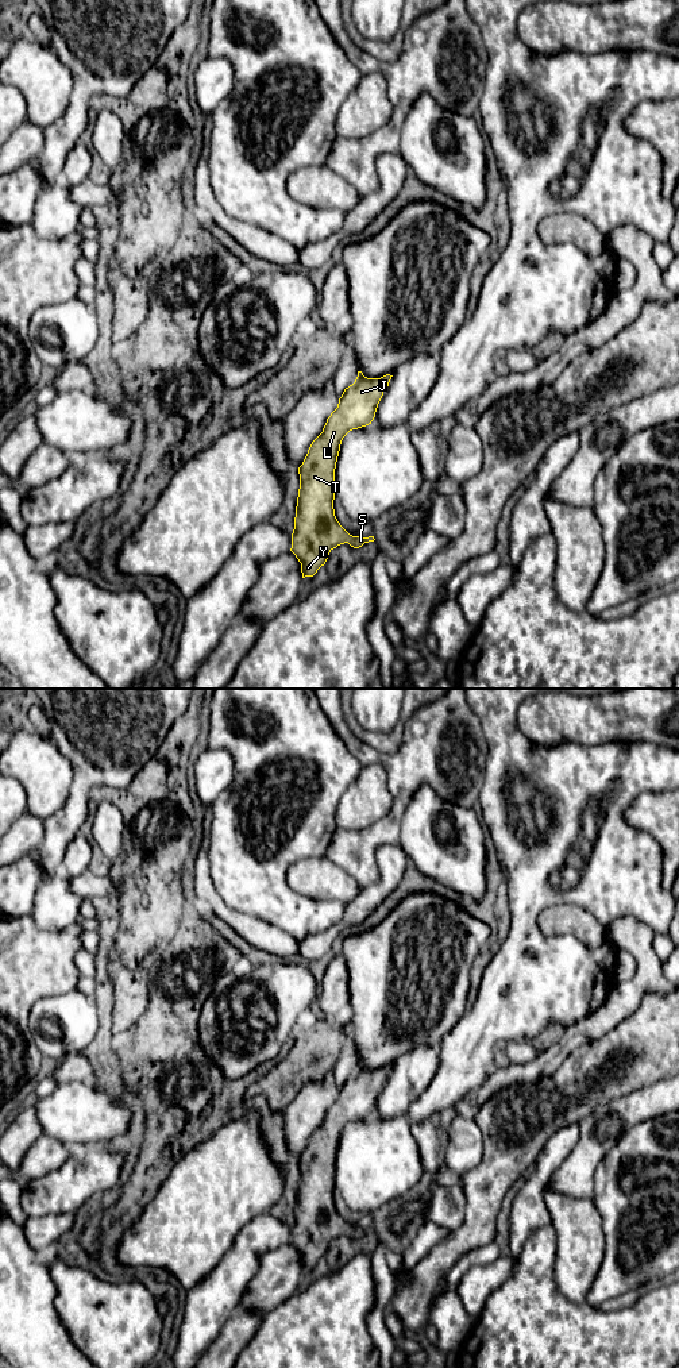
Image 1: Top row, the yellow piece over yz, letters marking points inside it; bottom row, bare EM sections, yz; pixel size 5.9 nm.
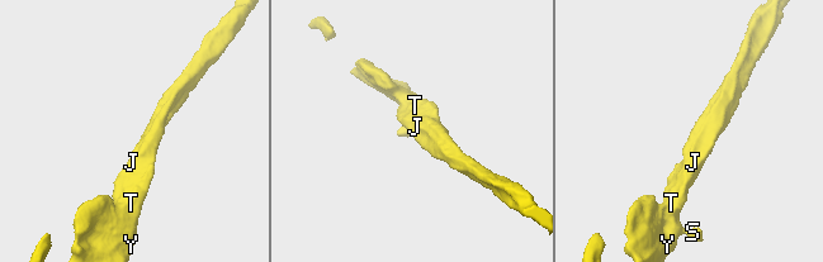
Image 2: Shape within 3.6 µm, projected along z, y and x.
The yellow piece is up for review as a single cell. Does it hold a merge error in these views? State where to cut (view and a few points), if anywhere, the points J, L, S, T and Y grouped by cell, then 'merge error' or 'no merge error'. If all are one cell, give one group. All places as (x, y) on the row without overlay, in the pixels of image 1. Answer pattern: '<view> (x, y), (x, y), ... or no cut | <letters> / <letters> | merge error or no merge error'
no cut | J L S T Y | no merge error

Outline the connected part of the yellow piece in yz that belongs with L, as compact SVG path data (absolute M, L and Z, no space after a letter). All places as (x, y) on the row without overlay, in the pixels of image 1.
M358 1063L355 1074L344 1080L337 1099L327 1110L323 1124L312 1133L302 1156L298 1159L300 1180L290 1242L301 1255L302 1269L313 1268L337 1237L348 1234L351 1238L359 1240L364 1234L375 1232L374 1228L352 1228L337 1213L333 1201L335 1160L343 1129L352 1121L371 1115L391 1068L386 1066L381 1070L367 1070L362 1063Z

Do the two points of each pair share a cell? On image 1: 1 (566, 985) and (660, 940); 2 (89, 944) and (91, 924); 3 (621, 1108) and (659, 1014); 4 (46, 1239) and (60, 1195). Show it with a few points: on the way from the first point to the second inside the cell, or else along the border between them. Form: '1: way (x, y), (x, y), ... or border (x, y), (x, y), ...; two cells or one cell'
1: border (654, 932), (664, 935); two cells
2: border (95, 929), (85, 929), (83, 932); two cells
3: border (655, 1082), (625, 1095), (604, 1101), (597, 1108); two cells
4: border (73, 1212), (47, 1213), (27, 1218); two cells

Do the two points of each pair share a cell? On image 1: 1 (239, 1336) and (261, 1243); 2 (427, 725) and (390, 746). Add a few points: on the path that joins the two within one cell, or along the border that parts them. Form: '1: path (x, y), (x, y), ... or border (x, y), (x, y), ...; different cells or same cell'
1: border (238, 1306), (219, 1333); different cells
2: border (419, 709), (394, 752), (374, 750); different cells

